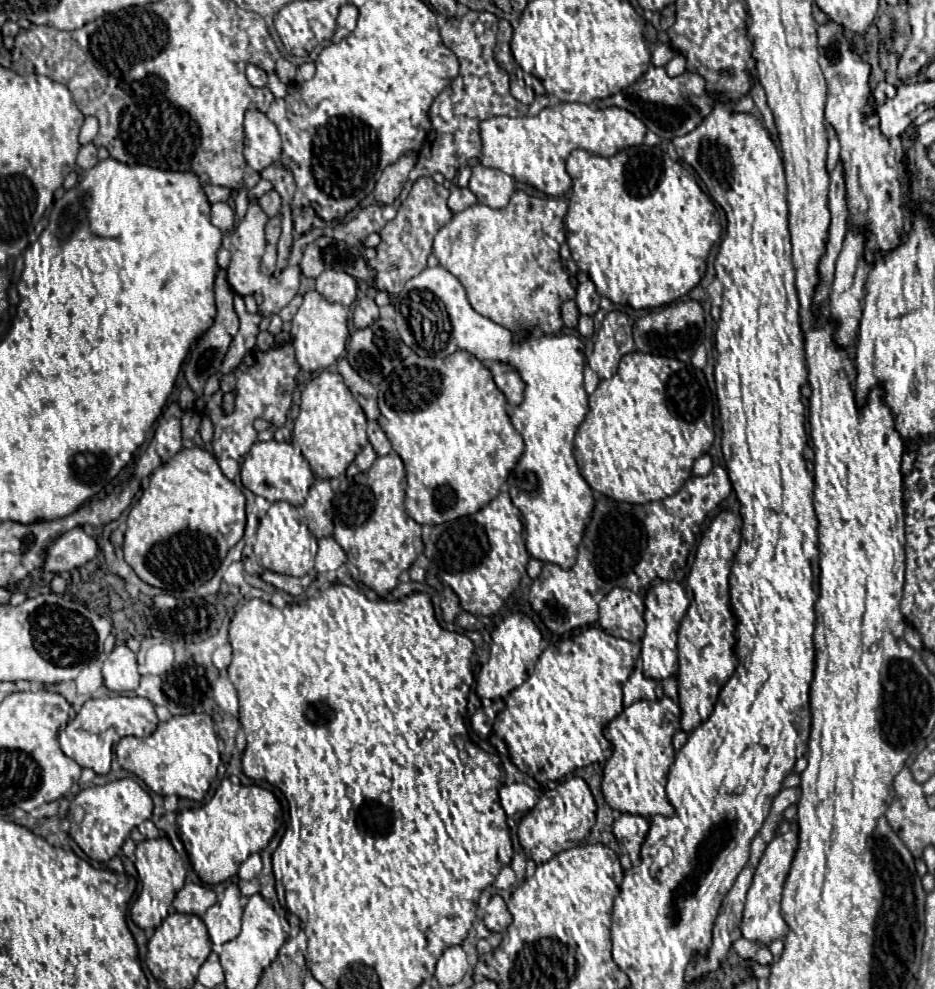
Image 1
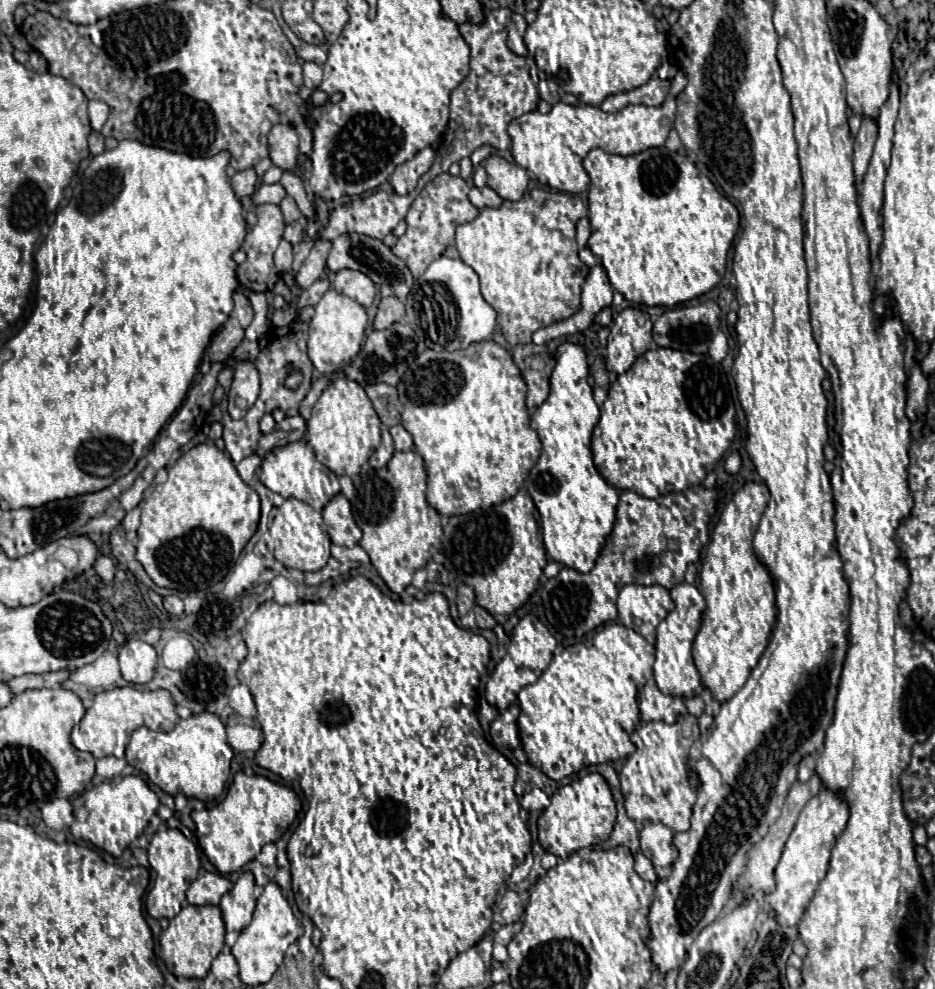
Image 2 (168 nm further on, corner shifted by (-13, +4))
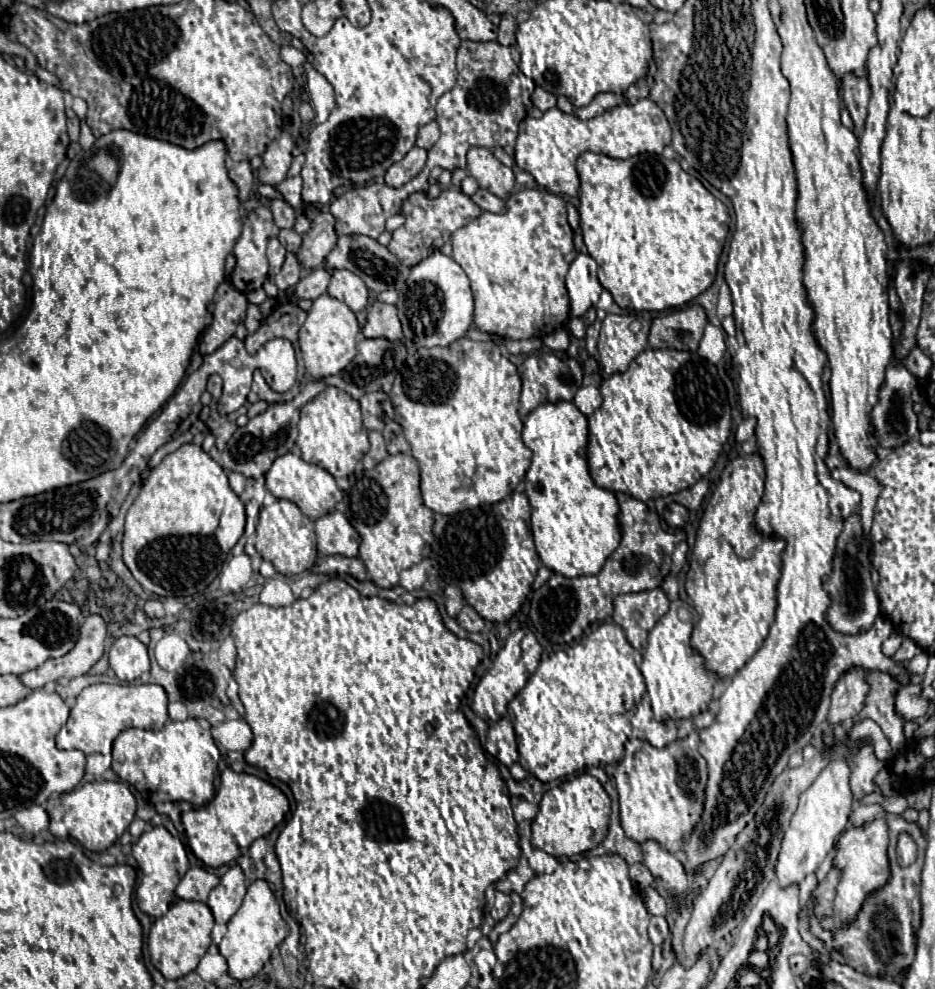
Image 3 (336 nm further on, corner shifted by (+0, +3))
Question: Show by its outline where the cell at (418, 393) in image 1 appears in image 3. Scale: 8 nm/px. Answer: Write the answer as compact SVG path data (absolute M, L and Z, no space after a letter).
M463 337L449 347L421 347L415 355L407 357L389 397L395 405L395 421L401 425L421 469L421 495L425 507L441 515L451 515L463 509L499 503L517 487L531 463L531 451L521 439L523 423L517 413L519 393L521 377L517 367L501 355L499 345L493 341Z

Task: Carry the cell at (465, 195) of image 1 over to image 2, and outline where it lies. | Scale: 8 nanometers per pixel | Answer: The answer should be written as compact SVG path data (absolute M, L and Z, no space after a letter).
M472 188L470 190L470 202L476 206L476 208L486 208L486 206L496 206L498 202L498 194L494 194L490 188Z

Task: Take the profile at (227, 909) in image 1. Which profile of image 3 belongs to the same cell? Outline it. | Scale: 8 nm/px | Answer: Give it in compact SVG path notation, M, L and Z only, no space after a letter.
M231 867L223 877L221 883L209 893L209 909L217 923L227 923L243 903L245 897L245 875L241 867Z

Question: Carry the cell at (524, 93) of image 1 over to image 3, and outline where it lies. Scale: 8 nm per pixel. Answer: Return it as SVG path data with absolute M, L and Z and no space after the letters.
M535 87L533 95L531 95L531 101L533 101L533 105L535 105L535 107L539 107L541 111L547 111L547 109L555 107L557 97L555 97L553 93L549 93L549 91L545 91L545 89L541 89L541 87Z

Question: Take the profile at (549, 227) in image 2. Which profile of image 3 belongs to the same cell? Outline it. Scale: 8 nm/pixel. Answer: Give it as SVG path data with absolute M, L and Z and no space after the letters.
M523 189L511 193L507 197L505 213L497 215L483 211L475 221L451 235L451 245L453 259L471 279L475 297L475 325L479 331L501 335L505 339L529 339L545 337L567 323L569 295L565 289L565 275L577 253L573 249L573 231L567 223L567 203L563 197L545 189Z

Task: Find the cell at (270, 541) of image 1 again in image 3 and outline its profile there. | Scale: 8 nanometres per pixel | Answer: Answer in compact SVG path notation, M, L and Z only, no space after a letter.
M277 499L273 505L263 507L257 523L257 541L255 549L265 561L271 561L277 573L293 575L313 567L317 559L317 541L313 531L313 521L301 512L301 509L287 499Z

